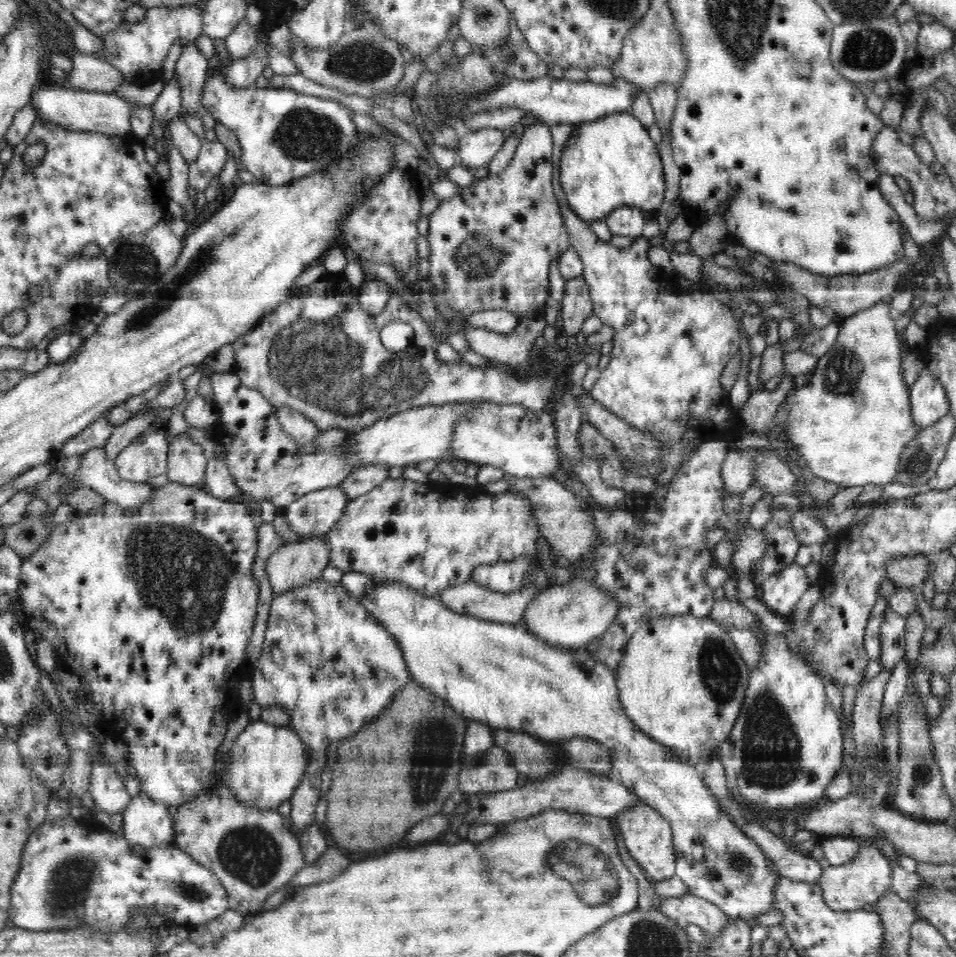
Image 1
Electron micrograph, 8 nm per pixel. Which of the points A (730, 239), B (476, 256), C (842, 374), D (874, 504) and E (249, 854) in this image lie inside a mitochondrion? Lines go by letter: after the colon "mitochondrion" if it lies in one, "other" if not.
A: other
B: mitochondrion
C: mitochondrion
D: other
E: mitochondrion

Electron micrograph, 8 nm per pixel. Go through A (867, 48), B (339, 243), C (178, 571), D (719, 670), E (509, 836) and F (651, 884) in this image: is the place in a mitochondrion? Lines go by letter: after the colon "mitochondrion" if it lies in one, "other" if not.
A: mitochondrion
B: other
C: mitochondrion
D: mitochondrion
E: other
F: other

